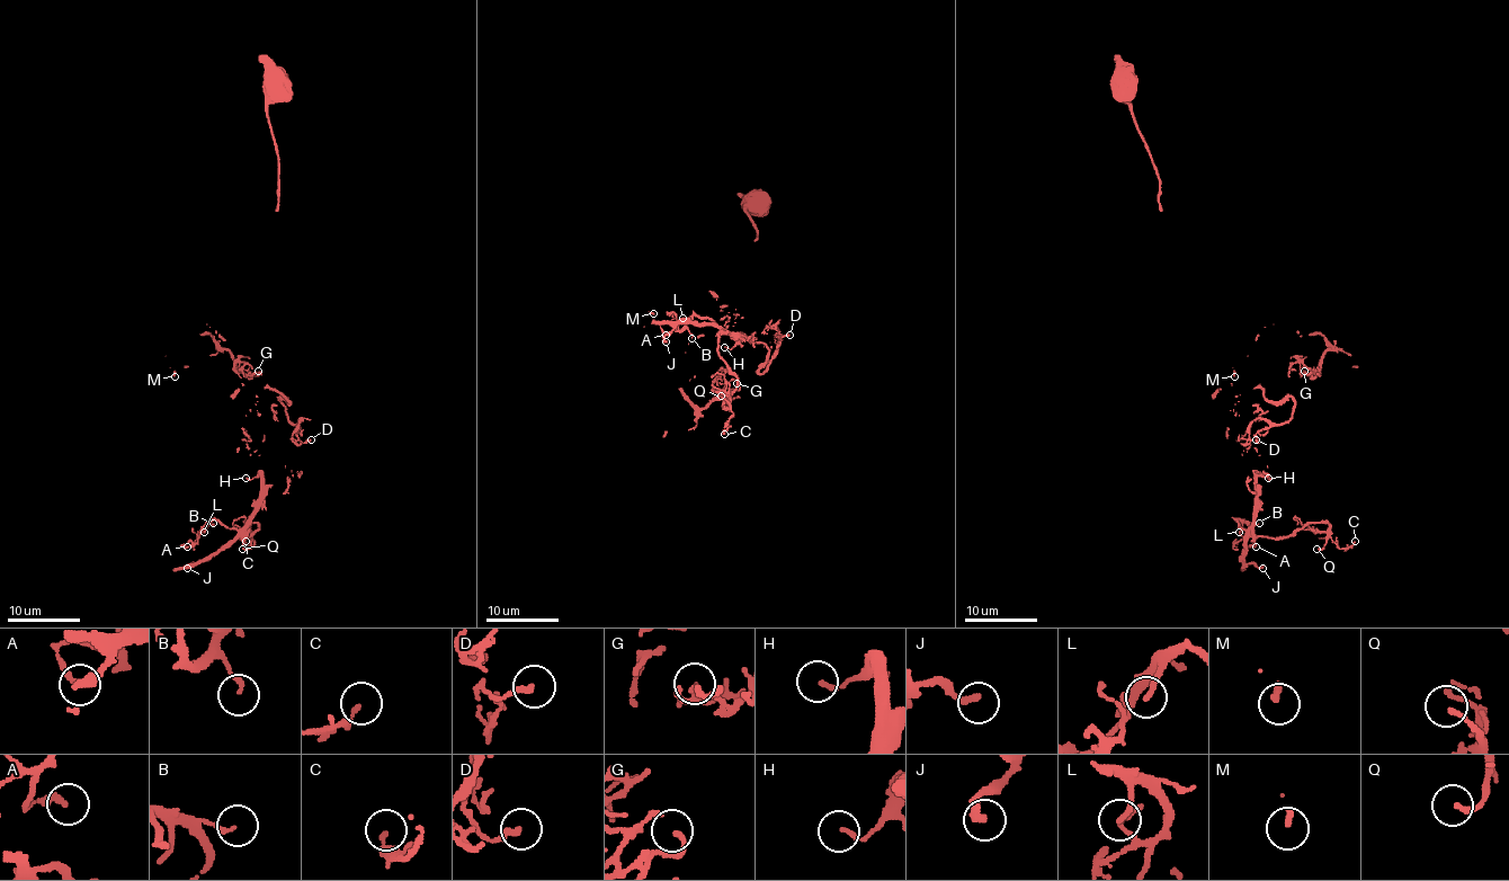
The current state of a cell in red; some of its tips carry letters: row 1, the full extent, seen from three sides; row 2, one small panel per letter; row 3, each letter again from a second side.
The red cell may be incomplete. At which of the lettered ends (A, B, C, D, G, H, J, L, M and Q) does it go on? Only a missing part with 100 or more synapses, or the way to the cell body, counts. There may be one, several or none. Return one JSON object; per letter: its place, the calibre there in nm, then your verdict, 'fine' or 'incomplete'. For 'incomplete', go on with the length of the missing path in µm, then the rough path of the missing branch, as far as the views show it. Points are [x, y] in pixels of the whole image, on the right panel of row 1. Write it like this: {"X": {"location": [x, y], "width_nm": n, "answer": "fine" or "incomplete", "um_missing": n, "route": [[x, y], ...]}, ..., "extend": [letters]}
{"A": {"location": [1256, 546], "width_nm": 200, "answer": "fine"}, "B": {"location": [1259, 523], "width_nm": 140, "answer": "fine"}, "C": {"location": [1355, 541], "width_nm": 240, "answer": "fine"}, "D": {"location": [1256, 439], "width_nm": 200, "answer": "fine"}, "G": {"location": [1304, 371], "width_nm": 190, "answer": "fine"}, "H": {"location": [1268, 478], "width_nm": 130, "answer": "fine"}, "J": {"location": [1262, 568], "width_nm": 260, "answer": "fine"}, "L": {"location": [1239, 532], "width_nm": 180, "answer": "fine"}, "M": {"location": [1234, 376], "width_nm": 190, "answer": "fine"}, "Q": {"location": [1316, 549], "width_nm": 160, "answer": "fine"}, "extend": []}

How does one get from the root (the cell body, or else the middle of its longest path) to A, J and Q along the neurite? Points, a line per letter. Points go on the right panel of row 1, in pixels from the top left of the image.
A: (1131, 82), (1160, 210), (1250, 443), (1256, 521), (1238, 523), (1252, 532), (1244, 549), (1256, 546)
J: (1131, 82), (1131, 114), (1160, 183), (1160, 210), (1250, 443), (1256, 525), (1247, 537), (1244, 561), (1262, 568)
Q: (1131, 82), (1160, 210), (1250, 443), (1253, 534), (1288, 537), (1327, 523), (1316, 549)

